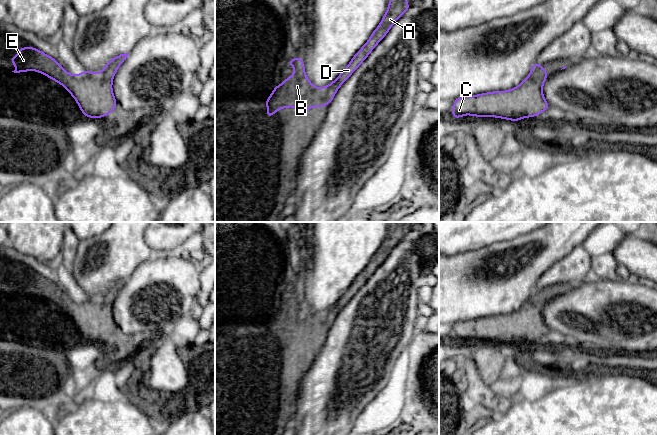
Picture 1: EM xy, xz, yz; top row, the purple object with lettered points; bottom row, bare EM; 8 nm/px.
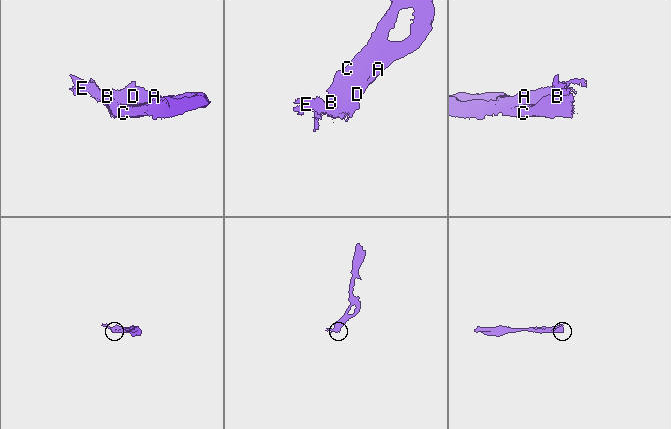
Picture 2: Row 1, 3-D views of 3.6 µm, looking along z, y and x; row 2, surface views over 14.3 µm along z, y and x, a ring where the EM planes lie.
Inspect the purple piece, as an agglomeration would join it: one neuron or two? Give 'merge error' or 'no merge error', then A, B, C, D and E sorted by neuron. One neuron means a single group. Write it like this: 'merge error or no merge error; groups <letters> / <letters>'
no merge error; groups A B C D E

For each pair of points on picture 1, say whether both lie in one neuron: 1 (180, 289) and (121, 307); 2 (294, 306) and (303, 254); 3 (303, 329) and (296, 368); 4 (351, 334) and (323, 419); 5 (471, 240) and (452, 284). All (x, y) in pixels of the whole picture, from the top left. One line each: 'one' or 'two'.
1: one
2: two
3: one
4: one
5: two

